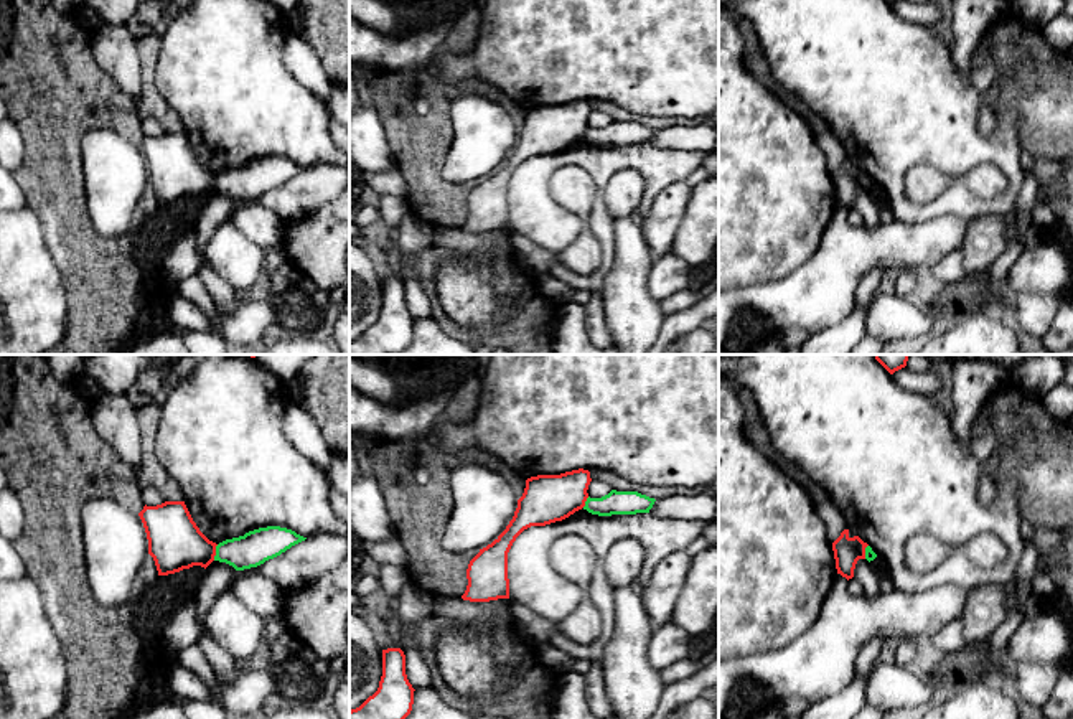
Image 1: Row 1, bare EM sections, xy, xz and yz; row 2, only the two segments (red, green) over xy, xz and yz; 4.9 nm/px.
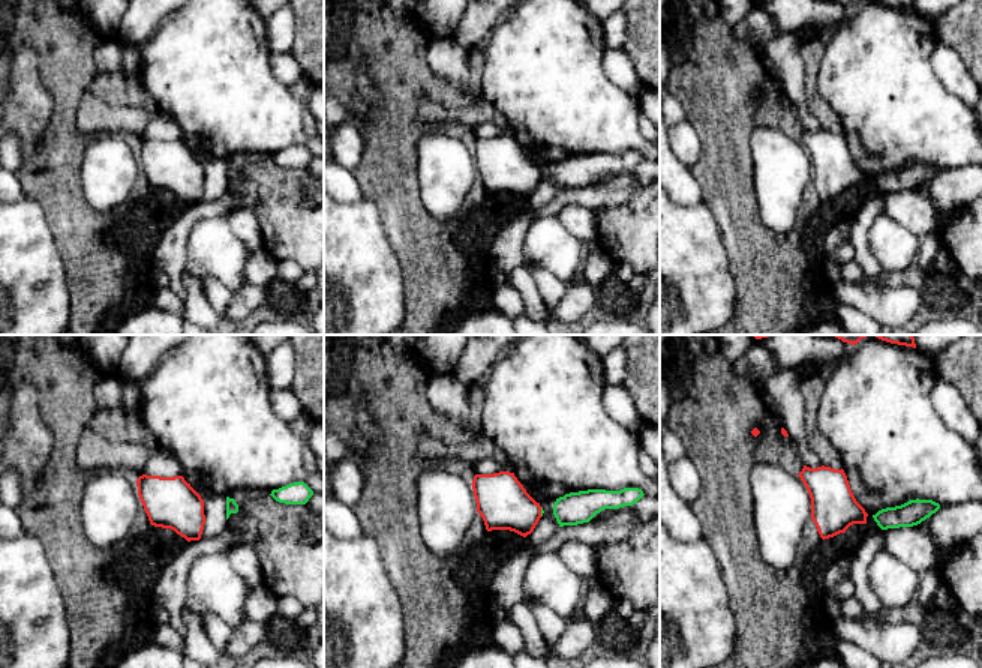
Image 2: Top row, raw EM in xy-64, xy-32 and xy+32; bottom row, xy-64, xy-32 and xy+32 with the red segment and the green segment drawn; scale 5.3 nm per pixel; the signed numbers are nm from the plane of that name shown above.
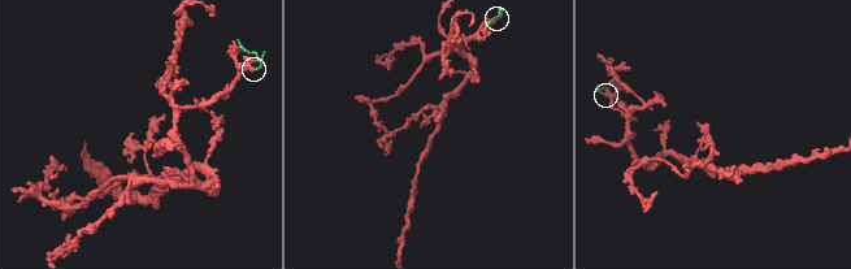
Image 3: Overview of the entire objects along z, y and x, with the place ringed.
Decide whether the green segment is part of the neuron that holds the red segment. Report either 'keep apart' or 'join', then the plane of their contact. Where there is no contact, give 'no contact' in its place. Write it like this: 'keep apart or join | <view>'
keep apart | xy

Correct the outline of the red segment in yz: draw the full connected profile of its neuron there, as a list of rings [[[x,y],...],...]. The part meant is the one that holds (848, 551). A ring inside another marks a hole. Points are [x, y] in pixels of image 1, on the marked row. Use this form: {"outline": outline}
{"outline": [[[844,529],[841,536],[832,543],[837,574],[847,580],[854,577],[854,569],[859,559],[865,559],[865,547],[859,536],[850,538],[849,529]]]}

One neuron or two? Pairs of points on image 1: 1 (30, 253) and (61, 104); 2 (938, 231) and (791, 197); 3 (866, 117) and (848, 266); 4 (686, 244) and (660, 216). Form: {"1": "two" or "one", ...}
{"1": "two", "2": "two", "3": "two", "4": "two"}

